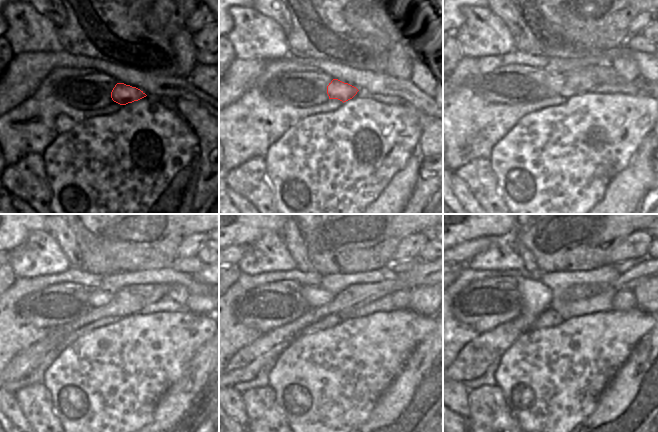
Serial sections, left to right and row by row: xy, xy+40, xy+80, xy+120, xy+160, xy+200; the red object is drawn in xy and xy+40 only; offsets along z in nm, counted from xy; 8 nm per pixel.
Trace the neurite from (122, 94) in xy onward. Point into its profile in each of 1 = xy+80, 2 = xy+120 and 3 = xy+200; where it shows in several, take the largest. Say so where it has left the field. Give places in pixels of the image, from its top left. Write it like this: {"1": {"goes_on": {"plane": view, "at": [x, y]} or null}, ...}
{"1": {"goes_on": {"plane": "xy+80", "at": [555, 81]}}, "2": {"goes_on": {"plane": "xy+120", "at": [95, 298]}}, "3": {"goes_on": {"plane": "xy+200", "at": [535, 297]}}}

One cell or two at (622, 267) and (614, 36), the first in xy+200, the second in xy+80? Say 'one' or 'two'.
two

